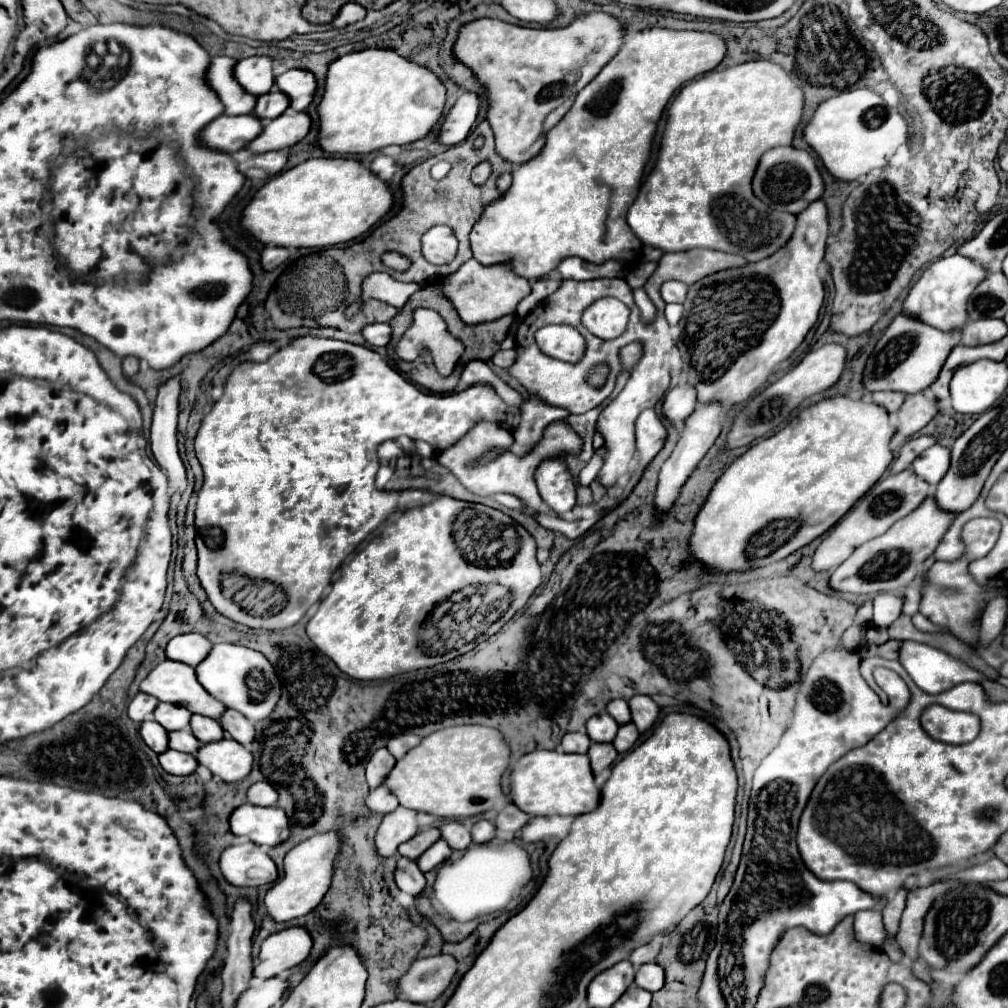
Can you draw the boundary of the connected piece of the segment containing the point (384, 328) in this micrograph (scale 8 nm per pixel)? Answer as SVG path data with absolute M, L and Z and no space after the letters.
M368 324L362 330L362 336L370 346L386 346L390 342L392 328L388 324Z

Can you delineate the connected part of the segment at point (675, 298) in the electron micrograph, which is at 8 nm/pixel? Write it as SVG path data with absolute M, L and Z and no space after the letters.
M668 280L668 282L662 284L660 292L662 292L664 302L678 302L678 304L682 304L684 298L686 298L688 286L684 282L678 282L678 280Z

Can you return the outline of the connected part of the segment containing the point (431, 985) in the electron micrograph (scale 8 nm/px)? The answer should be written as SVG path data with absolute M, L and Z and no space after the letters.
M450 954L418 958L410 966L410 970L400 978L398 992L410 1002L434 1002L450 986L456 970L458 962Z

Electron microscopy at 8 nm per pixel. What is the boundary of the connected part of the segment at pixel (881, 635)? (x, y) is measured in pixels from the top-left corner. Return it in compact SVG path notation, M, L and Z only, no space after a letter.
M868 628L866 640L870 644L884 644L884 642L888 642L888 632L886 632L886 628Z

